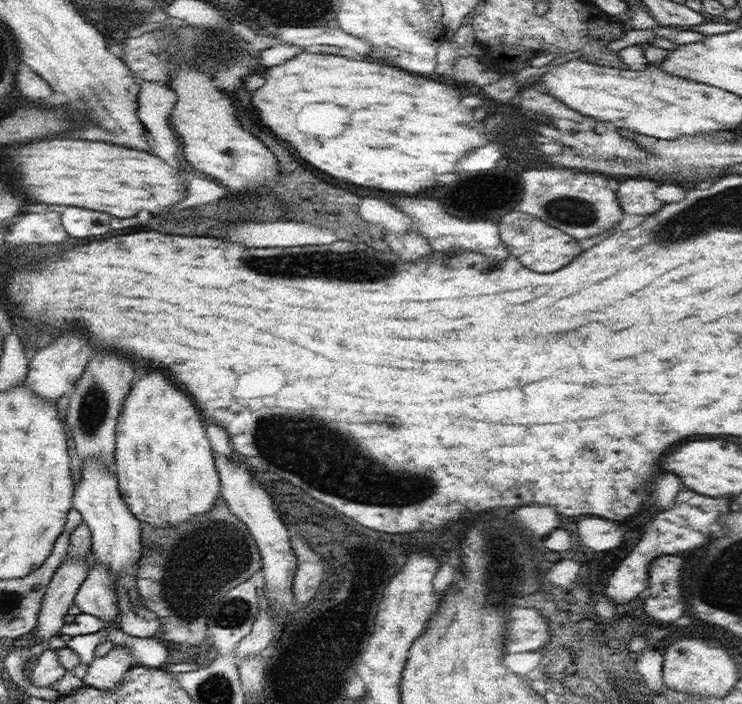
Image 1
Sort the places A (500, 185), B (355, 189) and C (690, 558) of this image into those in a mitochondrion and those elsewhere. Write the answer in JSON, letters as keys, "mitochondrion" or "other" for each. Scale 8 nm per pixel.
{"A":"other","B":"other","C":"other"}

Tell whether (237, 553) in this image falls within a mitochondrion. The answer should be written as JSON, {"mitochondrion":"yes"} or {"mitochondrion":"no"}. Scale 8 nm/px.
{"mitochondrion":"yes"}

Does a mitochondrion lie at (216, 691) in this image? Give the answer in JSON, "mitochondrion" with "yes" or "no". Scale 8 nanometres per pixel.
{"mitochondrion":"yes"}

